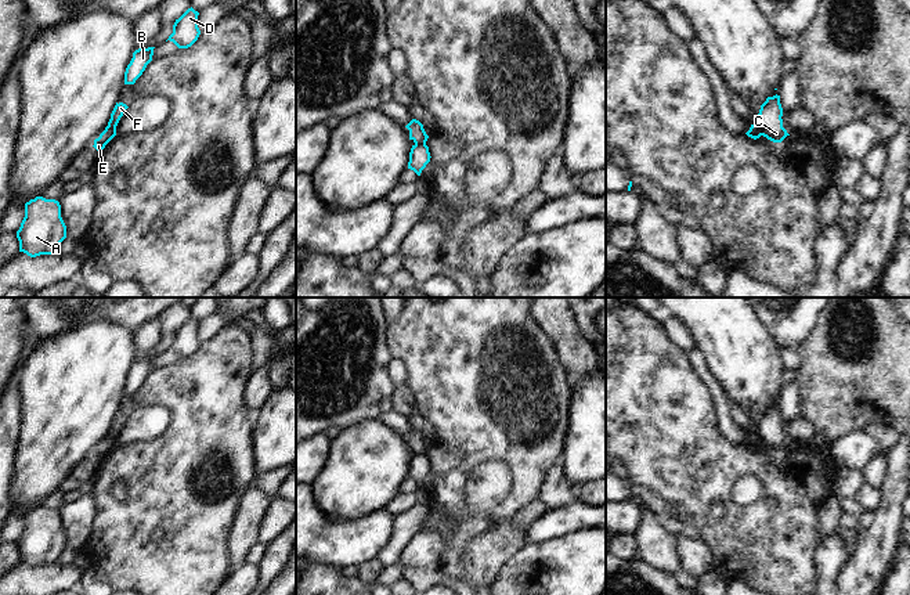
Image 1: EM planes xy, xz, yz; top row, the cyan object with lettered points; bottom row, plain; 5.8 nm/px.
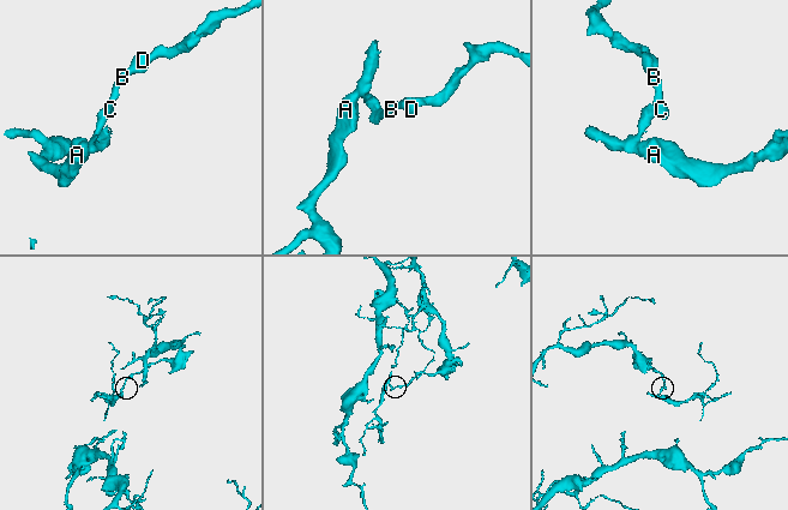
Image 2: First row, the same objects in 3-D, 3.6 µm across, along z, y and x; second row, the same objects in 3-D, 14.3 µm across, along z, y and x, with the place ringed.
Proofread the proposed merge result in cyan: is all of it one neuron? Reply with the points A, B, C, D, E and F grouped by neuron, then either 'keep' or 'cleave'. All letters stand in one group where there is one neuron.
A E / B C D F; cleave

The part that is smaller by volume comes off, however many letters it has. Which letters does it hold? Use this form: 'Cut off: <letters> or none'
Cut off: A, E

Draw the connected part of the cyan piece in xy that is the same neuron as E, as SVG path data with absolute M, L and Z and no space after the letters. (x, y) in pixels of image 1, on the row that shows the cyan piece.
M106 126L105 130L94 140L94 148L101 154L105 145L116 136L116 129Z

